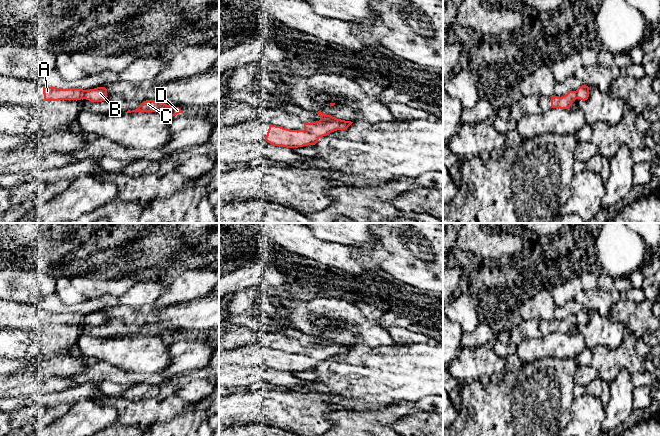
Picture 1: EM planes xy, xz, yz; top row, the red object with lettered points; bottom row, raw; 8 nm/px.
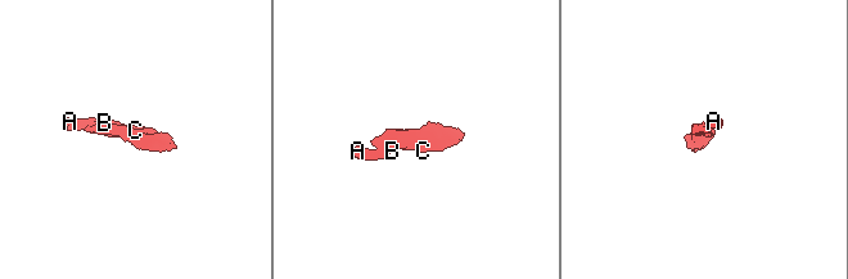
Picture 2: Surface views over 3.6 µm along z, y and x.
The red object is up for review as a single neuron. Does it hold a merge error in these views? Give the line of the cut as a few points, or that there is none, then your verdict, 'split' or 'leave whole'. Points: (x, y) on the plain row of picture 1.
no cut | leave whole

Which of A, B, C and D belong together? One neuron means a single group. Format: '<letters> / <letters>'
A B C D

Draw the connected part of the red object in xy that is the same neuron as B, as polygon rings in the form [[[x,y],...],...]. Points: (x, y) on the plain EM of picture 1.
[[[43,311],[43,318],[45,325],[86,323],[91,326],[102,326],[108,321],[107,313],[105,311],[97,311],[89,314],[80,312],[62,313],[60,311]]]

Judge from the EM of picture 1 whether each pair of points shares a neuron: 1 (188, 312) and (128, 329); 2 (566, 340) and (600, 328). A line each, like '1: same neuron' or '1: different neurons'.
1: same neuron
2: different neurons

